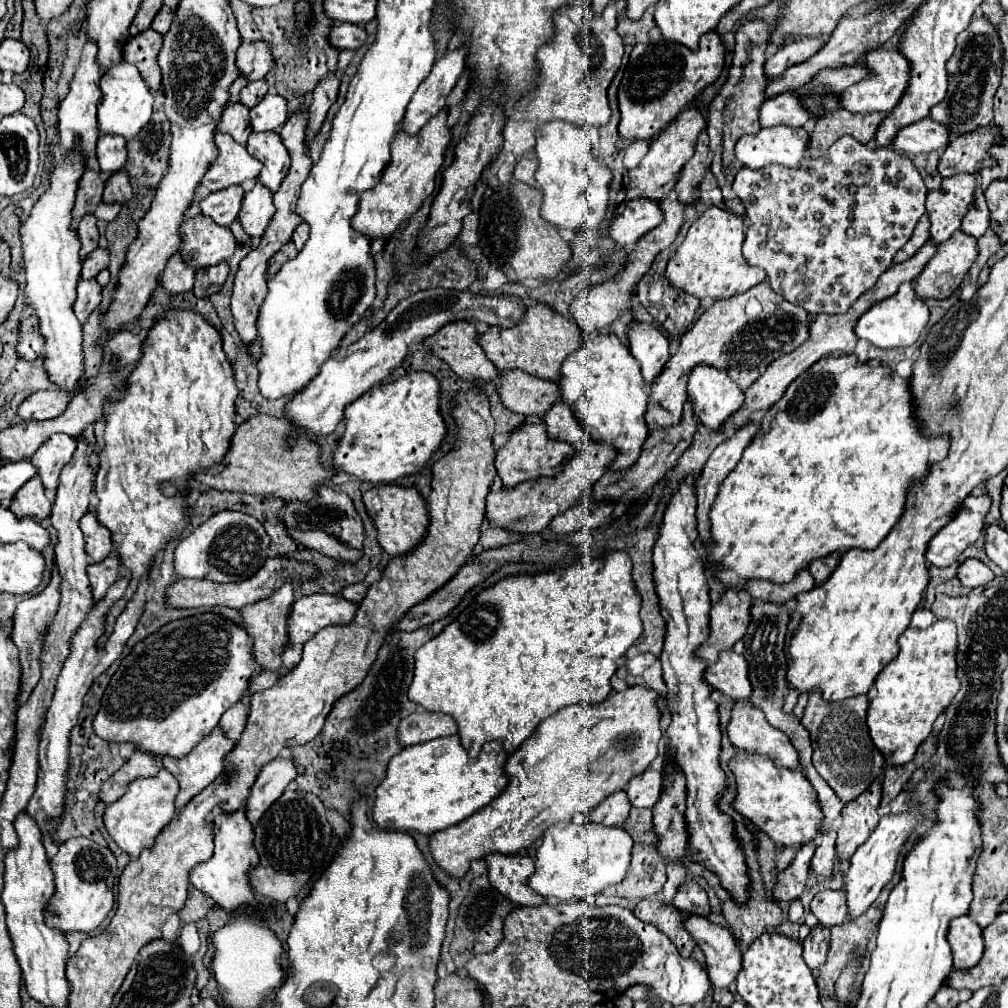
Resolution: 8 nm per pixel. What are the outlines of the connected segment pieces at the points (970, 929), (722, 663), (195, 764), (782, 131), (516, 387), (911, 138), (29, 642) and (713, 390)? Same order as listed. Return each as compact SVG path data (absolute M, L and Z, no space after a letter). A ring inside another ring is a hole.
M968 914L950 922L948 942L954 954L954 968L966 970L980 962L982 952L984 952L982 928L978 926L978 922L968 918Z
M724 650L718 662L706 668L704 680L732 700L748 700L752 694L746 658L734 650Z
M220 728L208 734L186 758L164 756L164 768L180 782L180 792L176 796L176 810L182 810L202 788L210 786L224 770L224 756L230 754L234 742L228 740Z
M794 126L762 128L760 132L746 134L736 142L736 158L748 168L764 168L768 164L782 164L792 168L798 166L800 160L804 158L806 142L808 142L808 132L804 128L794 128Z
M524 370L500 372L498 394L506 408L524 416L544 416L546 410L560 400L560 392L554 382L530 376Z
M924 118L918 120L894 136L894 142L890 142L890 148L896 152L906 152L906 154L922 154L922 152L934 152L946 146L950 140L948 128Z
M54 568L54 574L52 574L50 584L38 596L28 598L28 600L22 600L16 606L16 612L14 612L14 626L12 626L10 638L12 638L14 646L18 648L18 660L20 660L20 698L18 698L20 706L26 704L32 688L40 680L40 640L42 640L44 626L52 620L52 616L58 610L58 596L60 596L58 582L60 582L60 576L58 576L58 572Z
M700 364L690 374L688 398L694 406L696 418L706 428L720 430L742 406L744 392L724 370Z

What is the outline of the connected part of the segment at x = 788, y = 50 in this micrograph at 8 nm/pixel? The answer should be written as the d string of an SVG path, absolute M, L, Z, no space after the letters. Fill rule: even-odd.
M800 38L794 42L784 44L782 48L778 48L768 60L766 60L766 74L768 80L774 80L778 76L782 76L782 72L790 66L796 66L804 60L808 60L810 56L814 56L820 48L824 46L822 38Z

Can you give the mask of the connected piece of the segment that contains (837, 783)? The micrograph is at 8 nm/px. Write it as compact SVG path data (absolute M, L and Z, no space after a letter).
M814 692L808 698L808 706L802 718L802 726L810 732L814 748L812 764L842 802L858 798L878 778L882 770L884 756L870 738L866 726L866 710L868 710L868 698L864 694L848 698L844 702L828 704L822 702L820 692Z

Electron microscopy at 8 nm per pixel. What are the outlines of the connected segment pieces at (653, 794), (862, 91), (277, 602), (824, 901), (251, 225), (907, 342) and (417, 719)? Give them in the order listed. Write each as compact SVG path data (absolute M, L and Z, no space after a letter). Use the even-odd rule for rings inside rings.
M648 768L644 774L638 774L628 784L628 800L636 808L654 808L662 790L662 774L654 768Z
M878 48L878 50L870 50L866 56L862 56L864 66L868 66L870 70L870 78L860 80L856 84L852 84L850 88L846 88L844 92L838 94L840 98L840 106L846 108L848 112L890 112L898 100L902 98L908 80L910 80L910 62L898 52L898 48Z
M284 582L274 594L270 594L270 598L262 598L262 602L254 602L250 606L244 606L242 612L242 620L244 620L244 628L246 632L252 636L254 644L252 644L252 654L256 658L256 662L270 672L278 672L282 668L280 662L280 652L284 650L284 646L288 644L288 632L286 632L286 620L288 620L288 612L290 606L294 602L294 584L292 582Z
M842 890L818 892L814 896L814 900L810 902L810 912L818 918L818 922L824 928L838 926L838 924L842 924L848 918L846 896L842 894Z
M256 184L250 192L244 194L242 200L242 210L238 214L238 220L246 234L250 238L262 236L272 214L274 214L274 202L272 202L272 192L264 188L262 184Z
M904 282L902 288L898 288L898 292L894 296L890 296L882 302L876 302L868 312L864 312L854 330L856 330L858 338L864 338L870 344L880 346L880 348L912 346L920 338L924 326L928 324L928 316L930 316L928 306L922 298L916 296L912 282Z
M414 712L408 718L404 718L398 726L398 742L402 746L412 746L420 742L428 742L440 736L452 736L456 734L456 722L448 714L438 712Z

